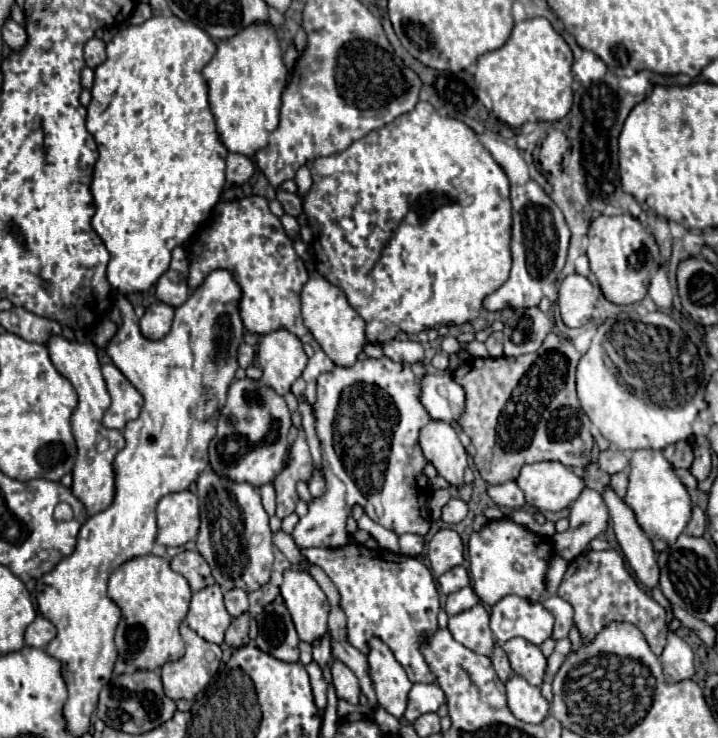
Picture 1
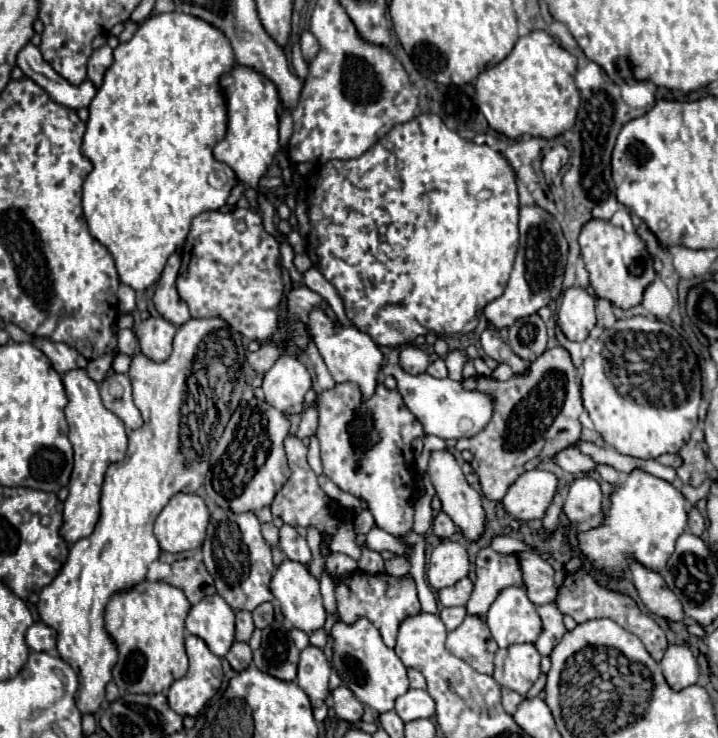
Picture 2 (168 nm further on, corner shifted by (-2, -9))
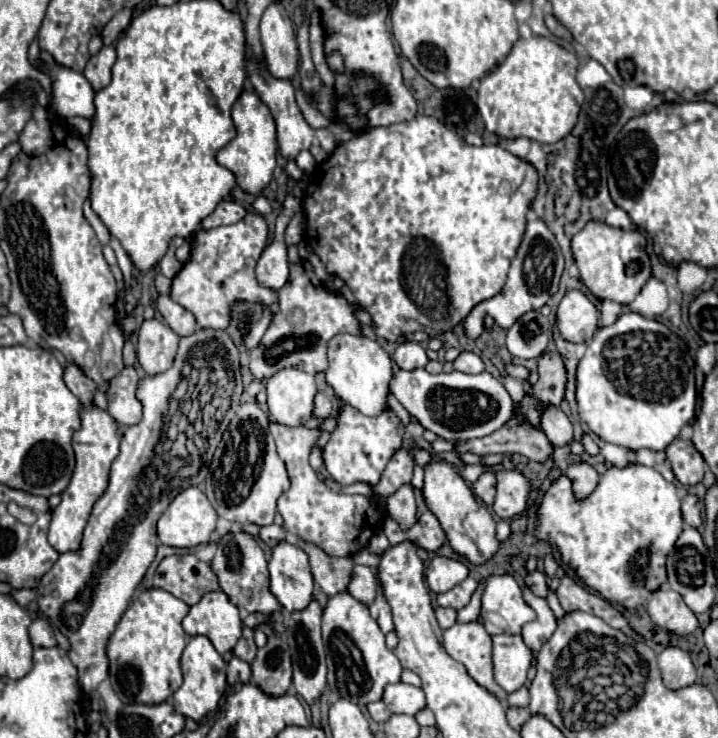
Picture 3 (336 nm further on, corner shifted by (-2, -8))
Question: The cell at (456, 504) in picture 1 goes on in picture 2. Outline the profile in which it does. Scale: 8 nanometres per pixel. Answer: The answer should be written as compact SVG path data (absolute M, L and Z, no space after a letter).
M438 512L438 514L434 516L432 530L434 530L434 534L436 534L440 540L446 540L446 538L450 538L454 532L458 532L458 528L454 526L454 522L452 522L444 512Z

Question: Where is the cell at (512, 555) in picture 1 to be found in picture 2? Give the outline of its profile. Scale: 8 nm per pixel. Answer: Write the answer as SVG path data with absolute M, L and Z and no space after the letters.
M482 548L476 558L476 582L466 604L466 612L484 618L490 604L494 602L494 596L498 596L498 592L508 586L524 586L516 556Z

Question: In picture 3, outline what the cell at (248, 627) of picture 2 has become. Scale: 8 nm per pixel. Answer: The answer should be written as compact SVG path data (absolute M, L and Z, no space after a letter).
M244 627L244 629L242 629L242 637L240 637L240 641L236 643L236 647L232 649L232 653L234 653L236 657L252 663L252 659L254 659L254 655L256 655L254 629L250 629L250 627Z

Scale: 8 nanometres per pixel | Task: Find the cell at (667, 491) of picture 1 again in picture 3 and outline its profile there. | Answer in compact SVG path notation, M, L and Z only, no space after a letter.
M628 465L624 469L610 467L600 477L594 493L584 501L576 501L570 479L560 477L546 491L540 503L536 537L540 541L554 543L560 549L562 559L576 571L576 575L590 589L598 591L606 601L618 603L622 607L640 607L646 603L648 595L666 581L666 557L672 551L684 525L680 503L682 501L676 493L676 485L666 481L658 471L644 465Z

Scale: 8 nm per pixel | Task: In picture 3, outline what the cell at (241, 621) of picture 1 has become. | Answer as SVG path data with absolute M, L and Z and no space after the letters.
M232 657L230 663L228 663L228 683L232 687L238 687L242 683L248 683L252 677L250 673L250 663L246 663L244 659L238 659L238 657Z

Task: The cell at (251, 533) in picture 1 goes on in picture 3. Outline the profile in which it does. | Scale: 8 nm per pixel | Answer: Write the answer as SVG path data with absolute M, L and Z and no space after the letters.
M236 531L236 533L224 533L214 539L216 543L216 555L212 559L212 571L218 577L220 589L228 595L228 599L236 607L244 607L248 613L260 611L260 613L274 613L280 609L278 599L270 593L270 577L268 577L268 561L264 557L264 551L256 543L256 539L246 533L246 531Z

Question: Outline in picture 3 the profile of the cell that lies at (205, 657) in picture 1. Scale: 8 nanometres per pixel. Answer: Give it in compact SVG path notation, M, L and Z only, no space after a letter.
M196 635L188 639L188 645L182 653L182 673L184 673L184 683L180 685L178 691L174 691L174 695L168 701L180 715L200 721L208 711L212 711L218 705L226 689L226 663L208 637Z

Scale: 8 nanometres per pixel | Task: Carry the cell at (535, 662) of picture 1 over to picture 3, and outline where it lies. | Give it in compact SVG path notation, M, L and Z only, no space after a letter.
M494 635L494 679L506 691L514 693L526 683L532 663L532 651L520 635Z

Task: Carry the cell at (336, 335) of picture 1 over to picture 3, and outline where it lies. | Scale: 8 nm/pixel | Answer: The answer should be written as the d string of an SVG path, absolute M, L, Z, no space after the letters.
M348 333L330 339L326 381L342 401L352 405L360 413L374 417L386 409L390 377L392 377L392 359L374 339Z

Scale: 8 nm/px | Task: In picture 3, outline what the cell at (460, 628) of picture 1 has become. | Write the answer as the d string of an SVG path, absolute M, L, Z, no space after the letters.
M480 621L456 623L444 631L444 649L456 661L460 661L470 677L482 687L492 691L498 699L506 697L492 677L492 637L486 633Z

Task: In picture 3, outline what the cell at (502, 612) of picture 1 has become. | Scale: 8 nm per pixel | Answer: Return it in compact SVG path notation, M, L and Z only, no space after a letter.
M490 575L486 579L486 591L482 595L482 623L490 635L520 635L522 627L534 619L532 607L522 599L522 587L512 575Z

